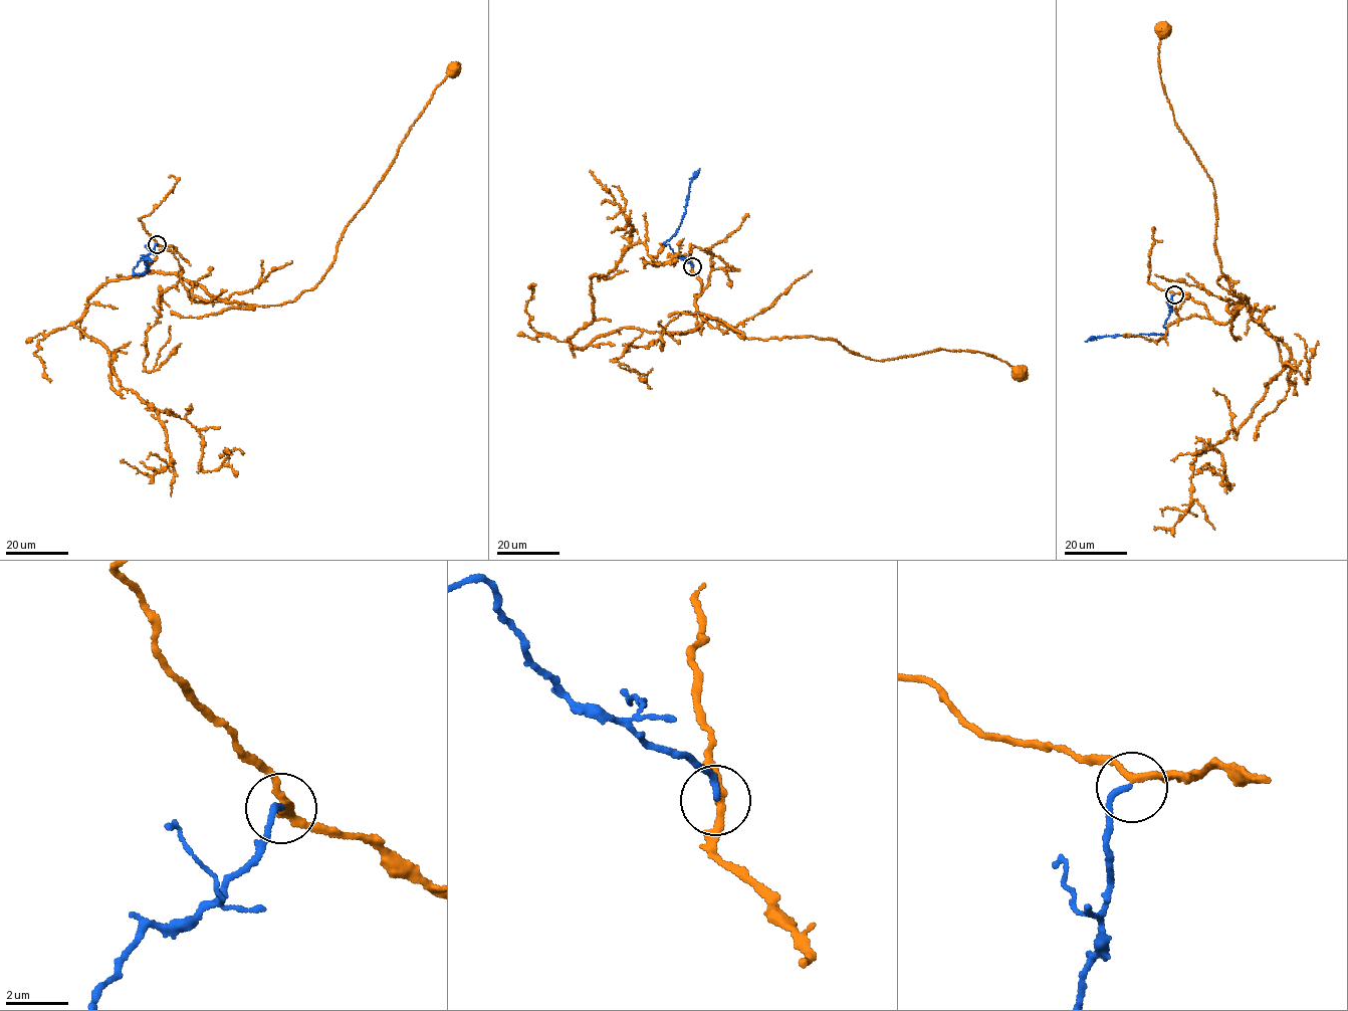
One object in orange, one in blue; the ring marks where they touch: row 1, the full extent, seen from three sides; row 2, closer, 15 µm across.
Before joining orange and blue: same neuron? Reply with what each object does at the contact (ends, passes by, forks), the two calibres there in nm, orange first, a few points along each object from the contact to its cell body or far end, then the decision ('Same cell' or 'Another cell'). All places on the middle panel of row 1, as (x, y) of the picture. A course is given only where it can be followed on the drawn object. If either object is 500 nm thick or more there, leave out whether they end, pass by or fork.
At the ring orange passes by. At the ring blue ends. Thickness 200 nm (orange) against 190 nm. Course of orange: (692, 266), (702, 285), (696, 307), (713, 328), (834, 340), (884, 361), (976, 352), (1022, 376). Course of blue: (692, 266), (675, 254), (669, 245), (663, 245), (676, 231), (685, 212), (690, 183), (700, 169). Same cell

